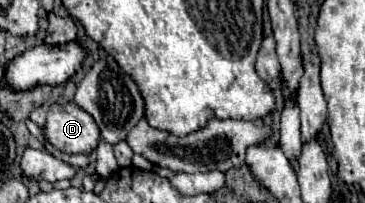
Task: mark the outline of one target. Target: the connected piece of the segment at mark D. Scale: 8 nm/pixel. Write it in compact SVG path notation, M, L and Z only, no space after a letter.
M76 103L52 105L48 111L44 135L56 149L70 155L90 153L100 143L96 121Z

